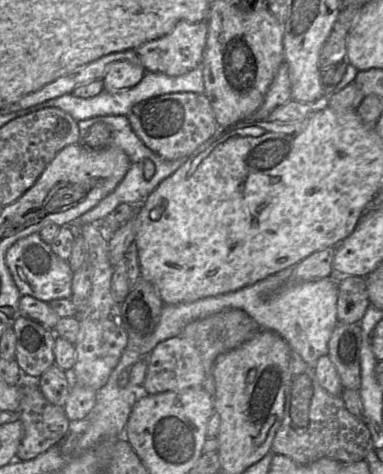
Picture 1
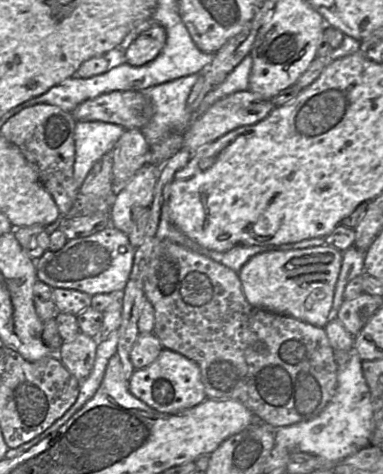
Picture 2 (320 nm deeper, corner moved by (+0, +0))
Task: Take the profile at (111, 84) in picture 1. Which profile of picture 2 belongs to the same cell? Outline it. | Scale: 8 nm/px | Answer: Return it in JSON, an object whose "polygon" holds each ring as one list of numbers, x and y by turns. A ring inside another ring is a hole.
{"polygon":[[151,21,151,26,125,49,125,62,132,66,142,66,154,60,166,43,165,28]]}

